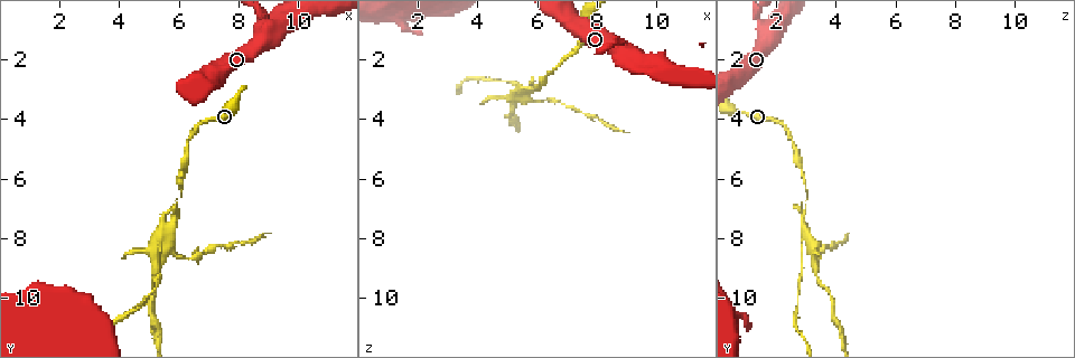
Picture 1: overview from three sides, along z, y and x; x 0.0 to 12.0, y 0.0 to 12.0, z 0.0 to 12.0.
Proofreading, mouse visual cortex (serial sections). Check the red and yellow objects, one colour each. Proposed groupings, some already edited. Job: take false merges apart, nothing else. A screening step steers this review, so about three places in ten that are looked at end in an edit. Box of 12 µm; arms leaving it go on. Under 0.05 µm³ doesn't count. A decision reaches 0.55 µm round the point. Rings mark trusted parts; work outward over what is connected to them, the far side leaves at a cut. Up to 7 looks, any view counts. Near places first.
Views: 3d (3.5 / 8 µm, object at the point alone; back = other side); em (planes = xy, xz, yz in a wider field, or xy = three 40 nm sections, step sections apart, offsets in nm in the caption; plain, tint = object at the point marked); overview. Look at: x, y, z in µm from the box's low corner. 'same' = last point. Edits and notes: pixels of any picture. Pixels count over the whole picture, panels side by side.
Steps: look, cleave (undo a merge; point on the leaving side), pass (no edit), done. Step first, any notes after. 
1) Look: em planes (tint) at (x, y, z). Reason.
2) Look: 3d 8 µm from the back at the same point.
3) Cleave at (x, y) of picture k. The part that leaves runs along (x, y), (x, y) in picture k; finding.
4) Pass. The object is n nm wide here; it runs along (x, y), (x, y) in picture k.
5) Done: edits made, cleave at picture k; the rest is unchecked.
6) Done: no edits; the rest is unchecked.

Look: 3d 8 µm at (9.0, 0.9, 1.5). Thin arm on a thick one.

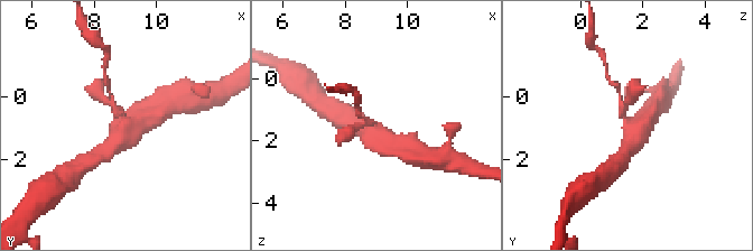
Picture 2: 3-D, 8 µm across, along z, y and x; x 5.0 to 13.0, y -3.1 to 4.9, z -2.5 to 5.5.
Look: 3d 3.5 µm at (9.1, 0.9, 1.5).

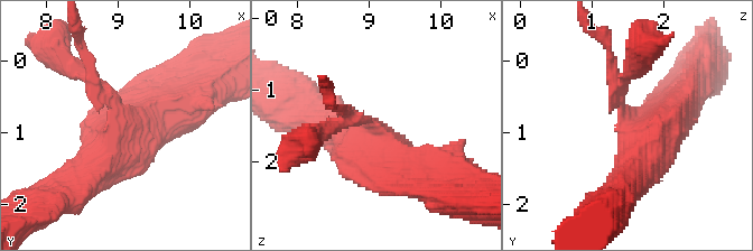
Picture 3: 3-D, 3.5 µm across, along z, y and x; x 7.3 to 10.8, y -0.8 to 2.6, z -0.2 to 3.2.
Look: em xy step 1 (tint) at (9.10, 0.85, 1.55). 3 arms meet here; the arms are 150, 500, 600 nm wide.

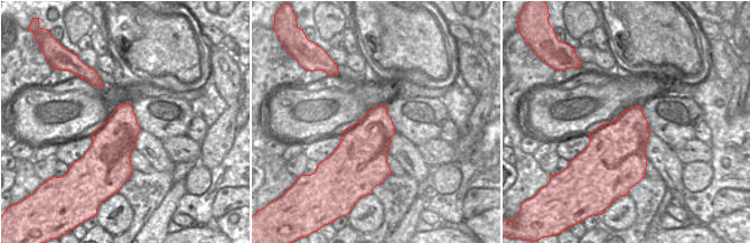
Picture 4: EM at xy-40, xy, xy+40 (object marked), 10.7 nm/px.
Cleave at (619, 80) of picture 3. The part that leaves runs along (621, 107), (621, 83), (641, 62) in picture 3; two cells meet here.

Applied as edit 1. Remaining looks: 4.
Look: overview.

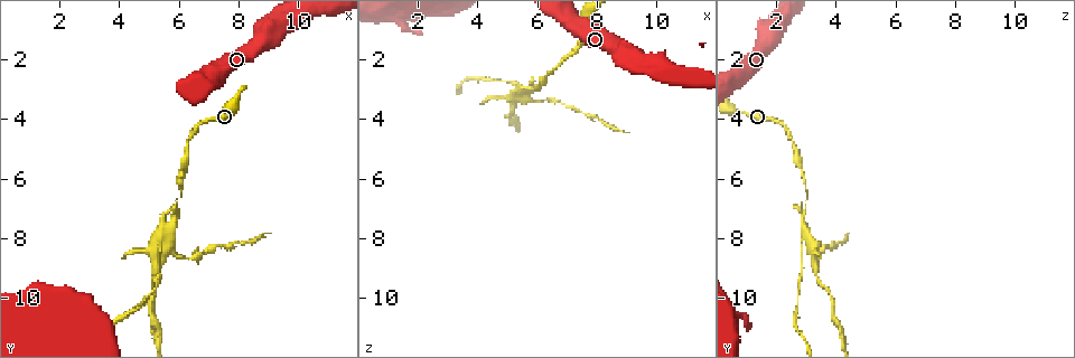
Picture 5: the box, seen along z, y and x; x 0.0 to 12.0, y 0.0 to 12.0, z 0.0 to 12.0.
Look: 3d 8 µm at (5.0, 9.9, 2.7). Calibre changes.

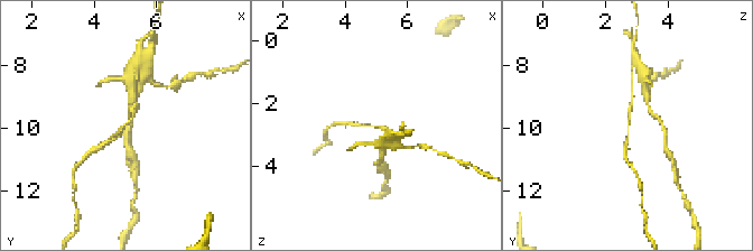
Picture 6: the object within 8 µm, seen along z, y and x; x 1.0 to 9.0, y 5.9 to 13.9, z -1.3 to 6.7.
Look: 3d 3.5 µm at (5.0, 9.9, 2.7).

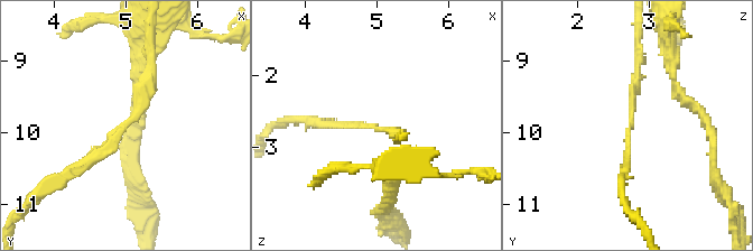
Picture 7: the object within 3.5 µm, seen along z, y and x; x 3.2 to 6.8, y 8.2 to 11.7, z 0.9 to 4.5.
Pass. It runs along (150, 57), (137, 119), (71, 167) in picture 7; one cell here.

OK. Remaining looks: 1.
Done: edits made, cleave at picture 3; the rest is unchecked.

